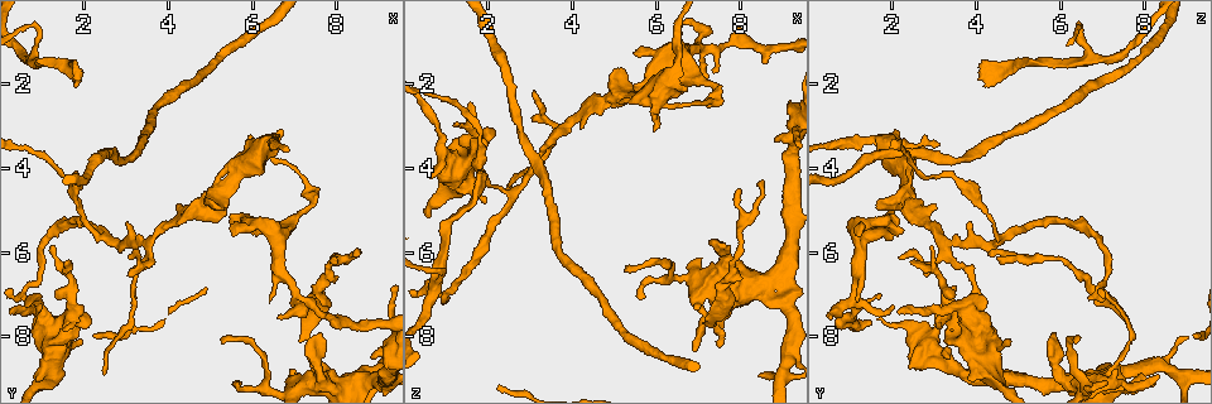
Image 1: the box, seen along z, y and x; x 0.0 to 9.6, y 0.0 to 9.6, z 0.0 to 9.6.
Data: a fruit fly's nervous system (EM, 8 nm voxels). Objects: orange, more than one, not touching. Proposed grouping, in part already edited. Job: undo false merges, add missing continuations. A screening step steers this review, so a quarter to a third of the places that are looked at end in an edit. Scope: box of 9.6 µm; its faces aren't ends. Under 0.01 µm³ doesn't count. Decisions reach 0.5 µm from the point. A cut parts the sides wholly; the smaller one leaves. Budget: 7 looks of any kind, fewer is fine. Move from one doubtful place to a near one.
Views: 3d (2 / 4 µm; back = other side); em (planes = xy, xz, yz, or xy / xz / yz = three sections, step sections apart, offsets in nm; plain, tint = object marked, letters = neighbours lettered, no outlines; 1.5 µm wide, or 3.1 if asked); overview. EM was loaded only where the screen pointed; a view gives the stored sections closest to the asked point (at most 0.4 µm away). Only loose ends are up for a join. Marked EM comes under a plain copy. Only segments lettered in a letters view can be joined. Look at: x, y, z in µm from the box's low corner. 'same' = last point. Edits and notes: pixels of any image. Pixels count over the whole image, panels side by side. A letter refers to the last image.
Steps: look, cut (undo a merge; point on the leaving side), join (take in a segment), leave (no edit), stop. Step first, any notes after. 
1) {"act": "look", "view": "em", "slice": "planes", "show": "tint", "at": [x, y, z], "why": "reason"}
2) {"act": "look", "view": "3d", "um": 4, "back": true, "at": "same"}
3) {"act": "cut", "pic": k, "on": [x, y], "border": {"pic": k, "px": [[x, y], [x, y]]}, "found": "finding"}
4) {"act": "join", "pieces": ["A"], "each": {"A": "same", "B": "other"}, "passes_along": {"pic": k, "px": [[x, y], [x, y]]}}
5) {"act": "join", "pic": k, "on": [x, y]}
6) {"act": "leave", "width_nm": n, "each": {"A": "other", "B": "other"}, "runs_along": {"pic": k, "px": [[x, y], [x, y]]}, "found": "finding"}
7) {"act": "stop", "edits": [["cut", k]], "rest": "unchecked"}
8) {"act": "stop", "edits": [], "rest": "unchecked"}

{"act": "look", "view": "em", "slice": "planes", "show": "letters", "at": [7.65, 7.95, 5.90], "why": "branch stops here"}

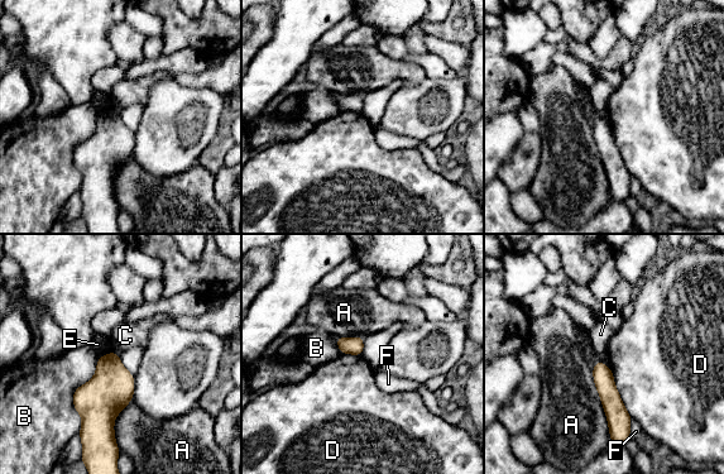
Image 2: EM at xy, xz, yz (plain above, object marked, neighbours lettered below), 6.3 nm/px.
{"act": "leave", "longest_contact_nm": ["B", 500], "each": {"A": "other", "B": "other", "C": "other", "D": "other", "E": "other", "F": "other"}, "found": "no lettered segment goes on from it"}

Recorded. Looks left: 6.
{"act": "look", "view": "em", "slice": "xz", "step": 4, "show": "letters", "at": [7.50, 4.80, 2.25], "why": "abrupt turn"}

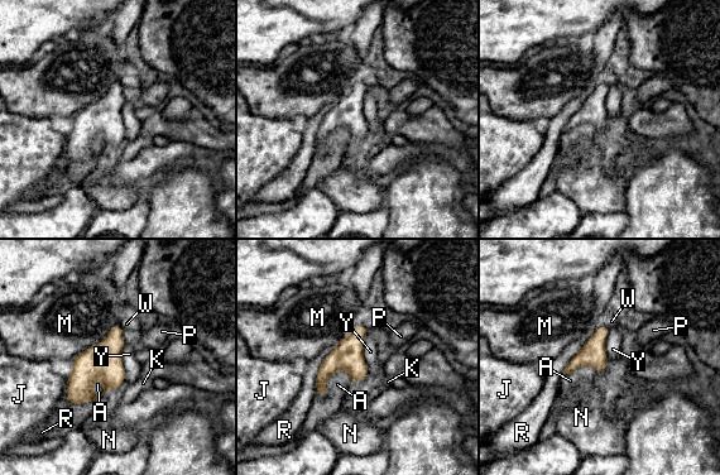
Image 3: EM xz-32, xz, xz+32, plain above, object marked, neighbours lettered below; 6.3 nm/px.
{"act": "leave", "each": {"A": "other", "J": "other", "K": "other", "M": "other", "N": "other", "P": "other", "R": "other", "W": "other", "Y": "other"}, "found": "all the same neuron"}

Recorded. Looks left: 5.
{"act": "look", "view": "em", "slice": "planes", "show": "tint", "at": [0.95, 7.30, 3.60], "why": "thick turns thin"}

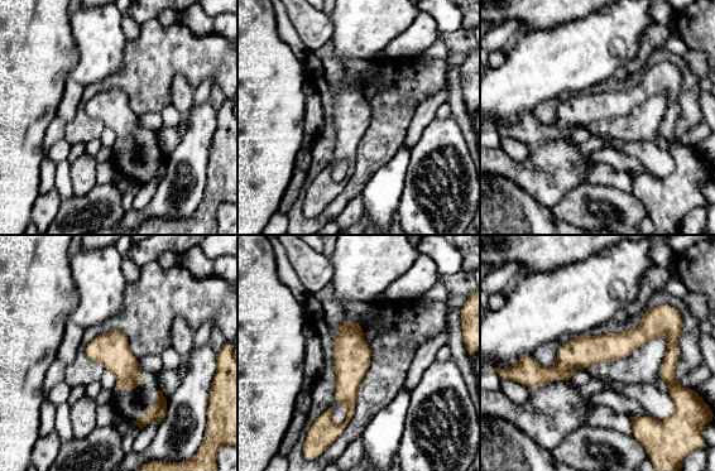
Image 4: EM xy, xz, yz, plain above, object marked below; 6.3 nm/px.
{"act": "look", "view": "em", "slice": "planes", "show": "letters", "at": "same"}

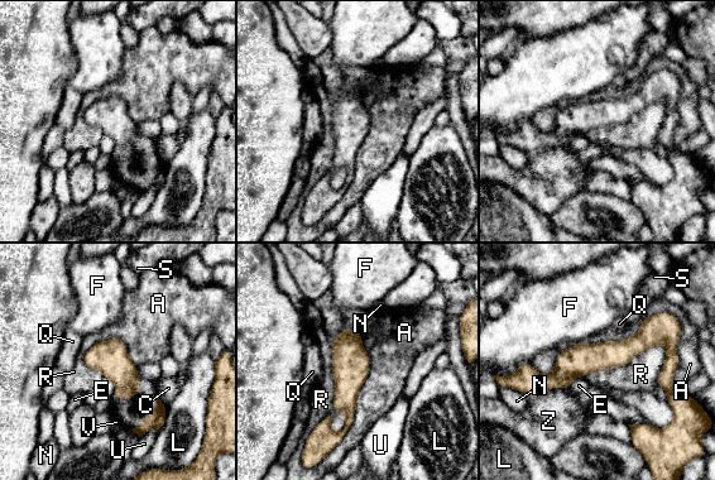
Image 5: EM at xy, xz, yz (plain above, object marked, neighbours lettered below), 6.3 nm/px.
{"act": "leave", "each": {"A": "other", "C": "other", "E": "other", "F": "other", "L": "other", "N": "other", "Q": "other", "R": "other", "S": "other", "U": "other", "V": "other", "Z": "other"}, "border": {"pic": 5, "px": [[368, 351], [353, 423], [334, 447]]}, "found": "all the same neuron"}

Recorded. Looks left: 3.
{"act": "stop", "edits": [], "rest": "unchecked"}

